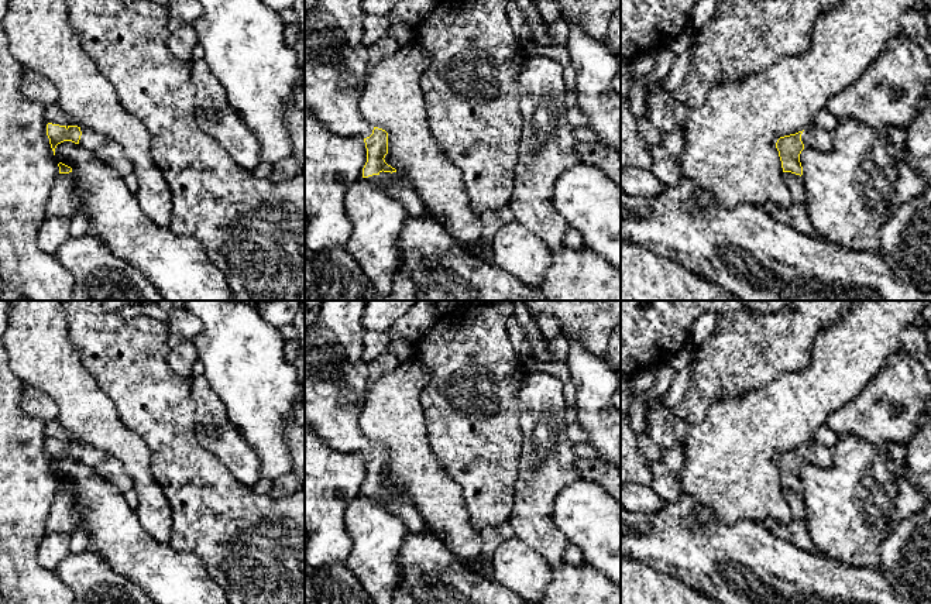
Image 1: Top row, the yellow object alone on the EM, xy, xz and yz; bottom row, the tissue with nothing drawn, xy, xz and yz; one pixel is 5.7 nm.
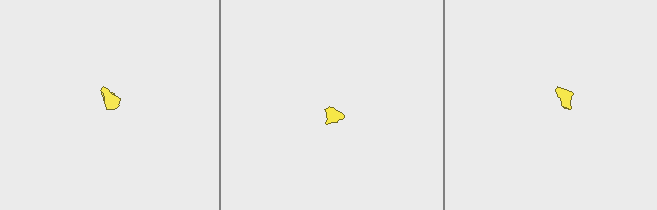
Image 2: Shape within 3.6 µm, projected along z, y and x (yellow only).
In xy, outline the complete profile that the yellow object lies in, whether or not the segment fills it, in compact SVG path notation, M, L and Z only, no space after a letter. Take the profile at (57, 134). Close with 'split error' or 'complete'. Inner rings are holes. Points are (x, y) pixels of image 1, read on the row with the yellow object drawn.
M48 123L47 135L49 138L54 155L58 144L63 141L72 141L95 154L99 159L111 167L123 178L127 178L134 172L134 168L124 155L121 145L93 130L82 128L78 126L59 126Z | split error

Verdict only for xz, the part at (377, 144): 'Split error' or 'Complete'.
Split error

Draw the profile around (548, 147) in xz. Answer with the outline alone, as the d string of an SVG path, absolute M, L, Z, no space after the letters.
M530 55L522 66L518 90L523 128L512 196L508 203L515 220L540 237L553 255L564 248L563 237L568 229L568 223L560 216L553 202L553 188L564 171L581 164L576 154L578 141L574 138L574 128L567 120L568 107L564 100L563 72L564 66L544 55Z

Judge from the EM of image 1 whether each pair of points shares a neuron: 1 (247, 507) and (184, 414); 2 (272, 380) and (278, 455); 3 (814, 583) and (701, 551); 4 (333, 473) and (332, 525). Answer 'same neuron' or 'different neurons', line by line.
1: same neuron
2: same neuron
3: same neuron
4: same neuron

